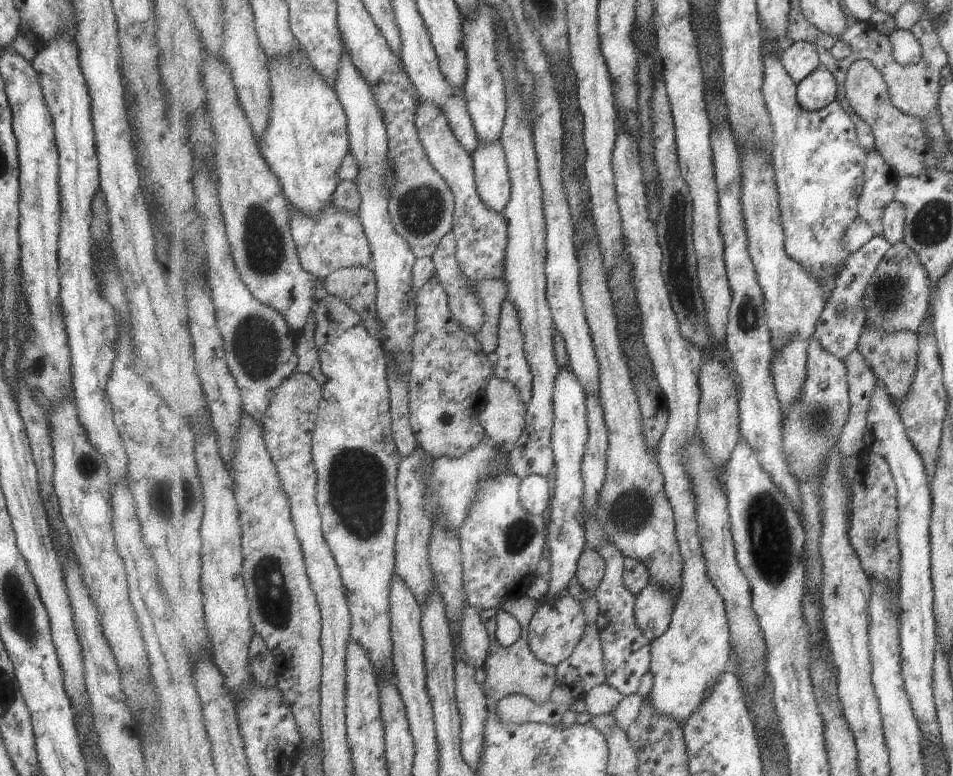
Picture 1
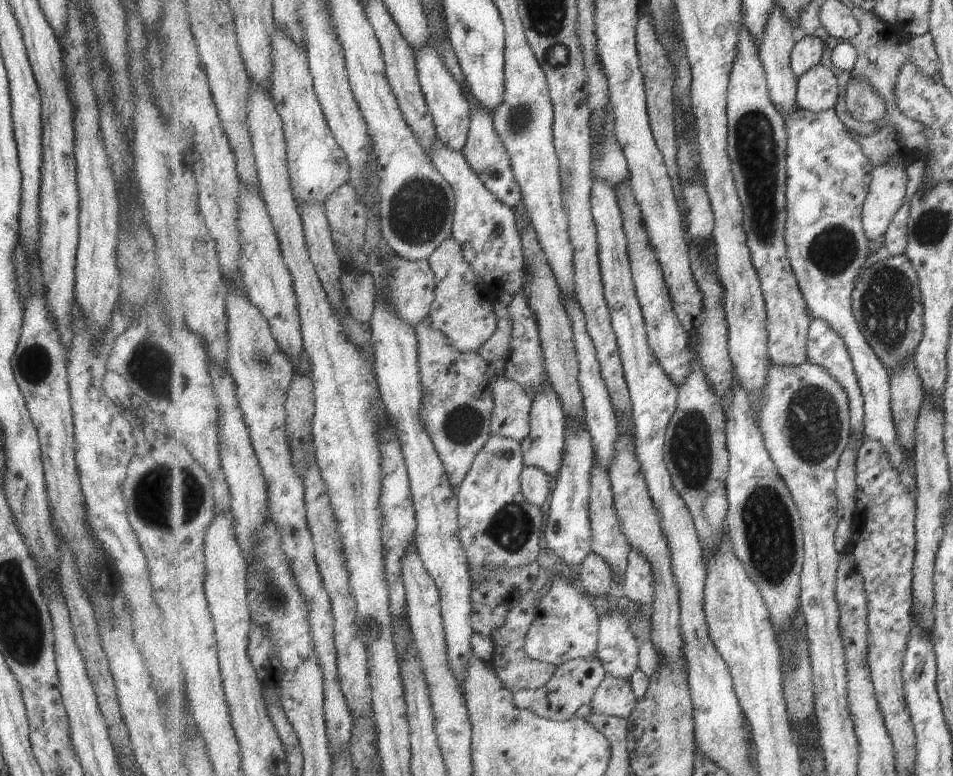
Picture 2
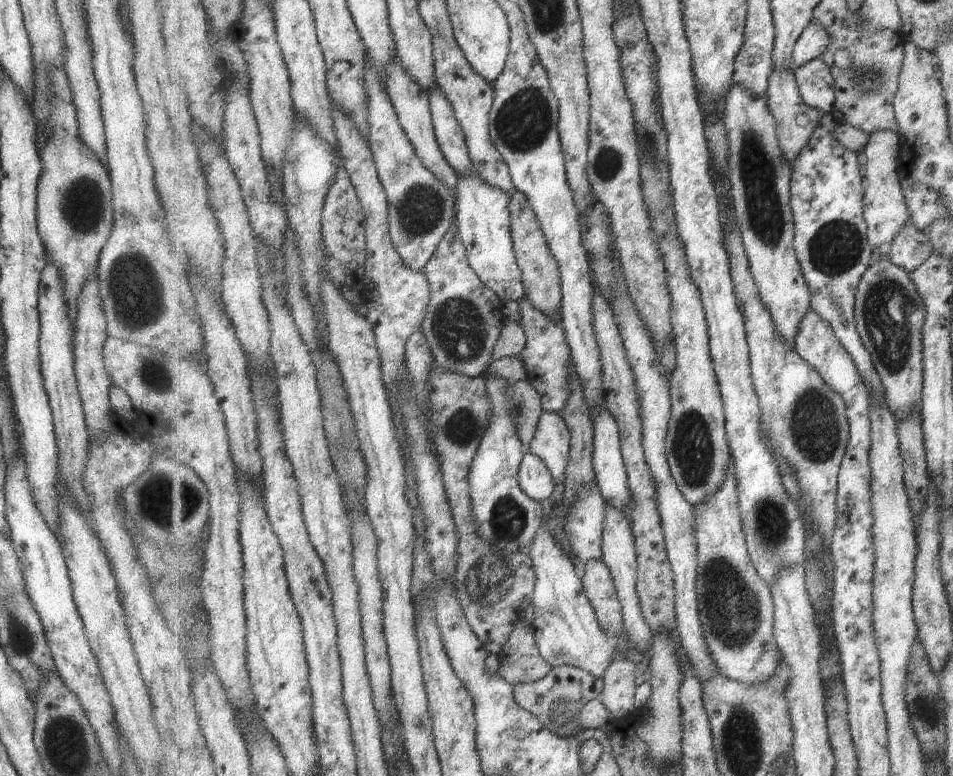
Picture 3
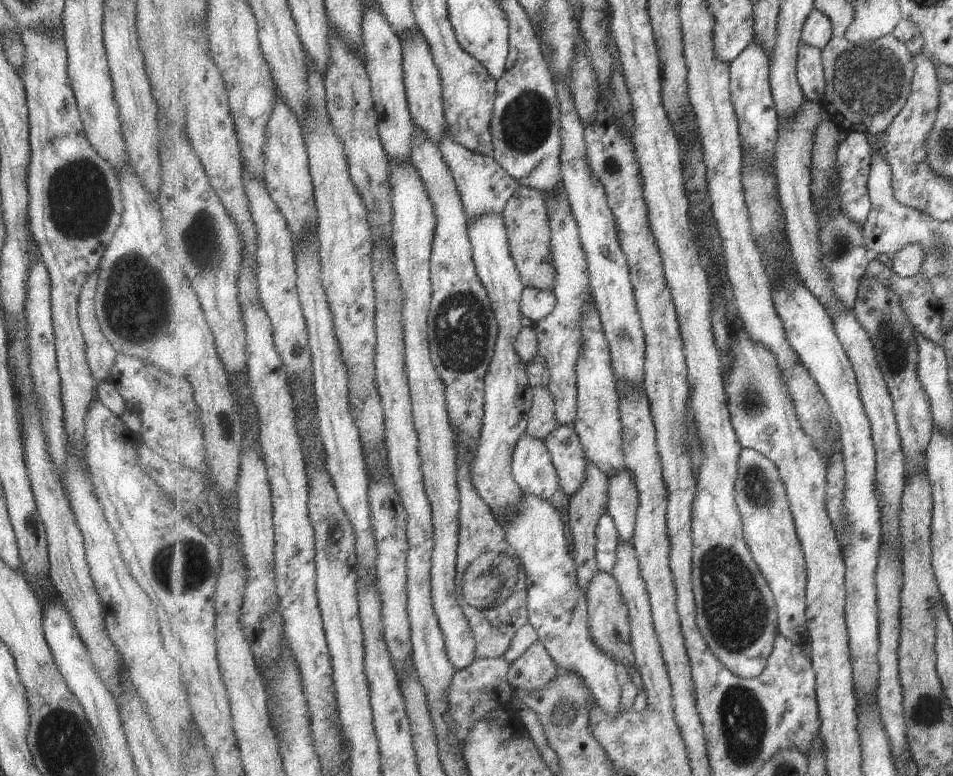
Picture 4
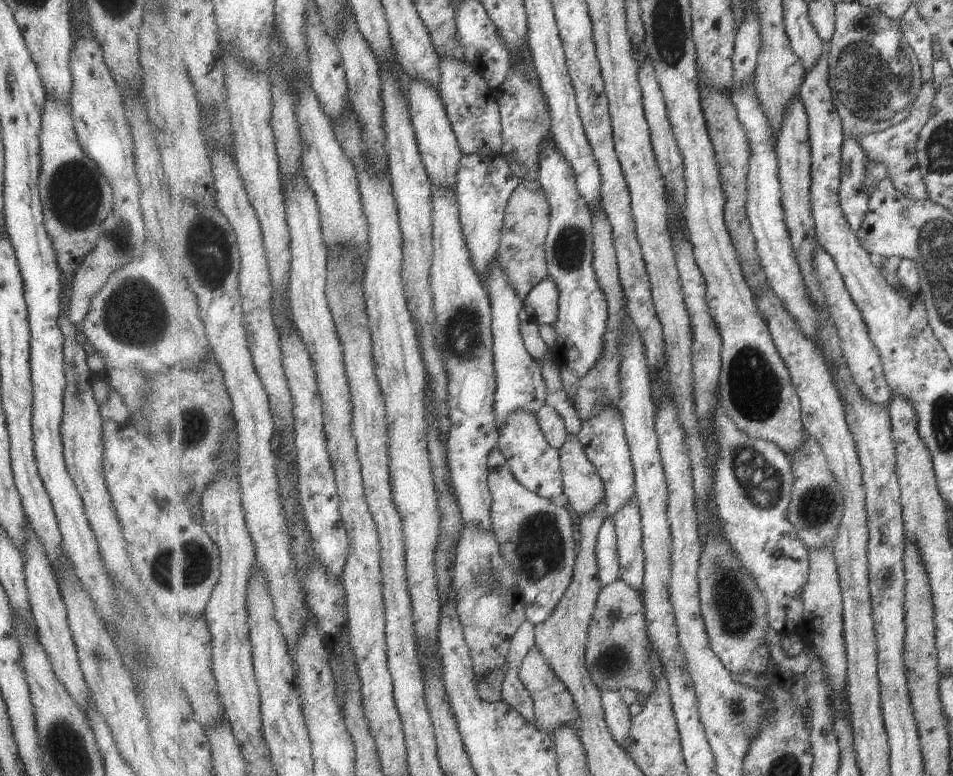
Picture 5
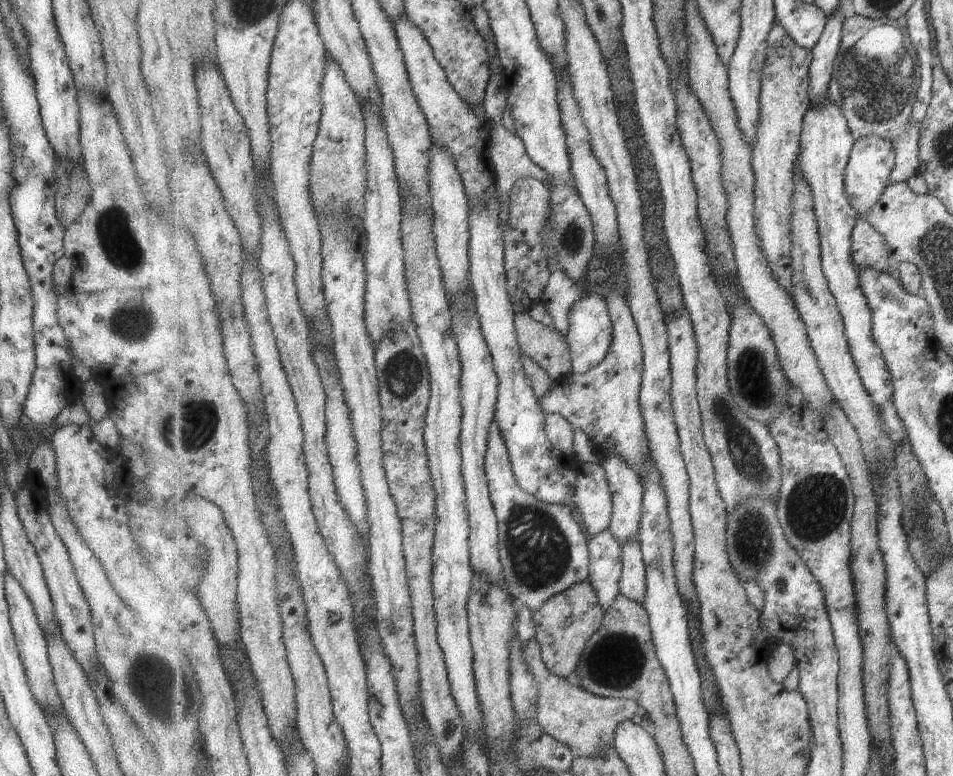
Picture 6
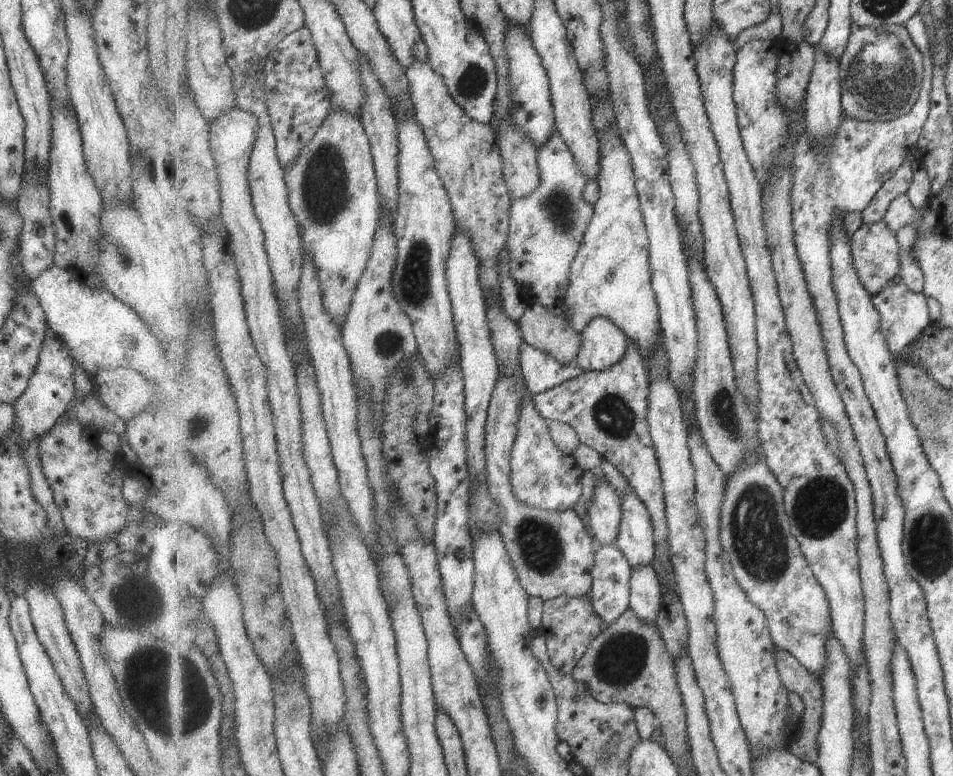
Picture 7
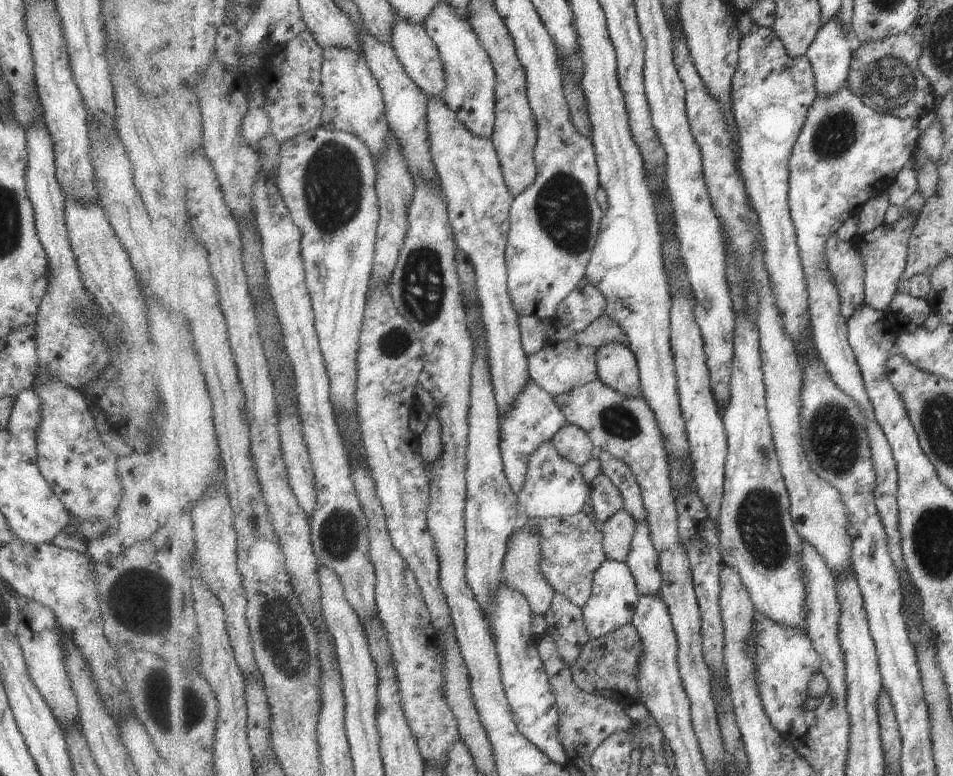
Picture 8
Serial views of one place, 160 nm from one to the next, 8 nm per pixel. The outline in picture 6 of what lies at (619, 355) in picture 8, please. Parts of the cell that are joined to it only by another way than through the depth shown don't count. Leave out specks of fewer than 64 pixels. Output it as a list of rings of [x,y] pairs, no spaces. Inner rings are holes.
[[[586,293],[572,311],[570,331],[565,338],[570,344],[573,373],[585,374],[599,366],[606,359],[614,343],[614,324],[605,298],[595,293]]]

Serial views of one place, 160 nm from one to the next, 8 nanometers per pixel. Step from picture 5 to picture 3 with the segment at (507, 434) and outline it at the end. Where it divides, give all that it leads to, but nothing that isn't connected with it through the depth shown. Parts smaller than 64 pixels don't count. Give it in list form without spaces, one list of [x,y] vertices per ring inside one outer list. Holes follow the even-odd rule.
[[[531,450],[525,452],[518,479],[521,488],[534,501],[543,502],[555,492],[555,480],[546,462]]]

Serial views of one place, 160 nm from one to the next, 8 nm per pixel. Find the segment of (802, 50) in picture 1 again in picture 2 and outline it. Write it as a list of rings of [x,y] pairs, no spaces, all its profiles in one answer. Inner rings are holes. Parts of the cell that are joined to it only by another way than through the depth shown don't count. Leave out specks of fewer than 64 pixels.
[[[800,35],[792,52],[792,68],[800,77],[814,66],[822,64],[826,44],[822,38],[813,35]]]

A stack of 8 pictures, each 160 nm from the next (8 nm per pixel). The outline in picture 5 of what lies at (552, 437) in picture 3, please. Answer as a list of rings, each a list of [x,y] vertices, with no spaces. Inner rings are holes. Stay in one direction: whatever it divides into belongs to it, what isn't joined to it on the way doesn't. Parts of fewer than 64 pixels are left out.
[[[569,435],[563,448],[560,448],[562,460],[562,473],[564,492],[572,508],[584,517],[595,511],[602,503],[606,502],[606,488],[598,468],[586,455],[582,441],[577,435]]]

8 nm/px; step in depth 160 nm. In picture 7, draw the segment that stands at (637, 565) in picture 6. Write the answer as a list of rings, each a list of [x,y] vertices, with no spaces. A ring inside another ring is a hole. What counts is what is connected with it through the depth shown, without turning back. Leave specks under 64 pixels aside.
[[[651,564],[632,568],[630,608],[649,626],[657,627],[663,604],[662,590],[662,584]]]

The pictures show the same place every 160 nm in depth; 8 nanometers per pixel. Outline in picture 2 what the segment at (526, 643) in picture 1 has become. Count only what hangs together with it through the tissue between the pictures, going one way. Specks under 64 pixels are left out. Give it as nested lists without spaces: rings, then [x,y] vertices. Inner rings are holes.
[[[535,588],[535,592],[528,592],[527,596],[523,598],[523,606],[519,606],[515,610],[515,614],[511,614],[511,620],[506,620],[506,623],[493,634],[495,647],[494,658],[491,662],[493,669],[503,681],[503,684],[514,693],[521,689],[537,690],[547,686],[550,680],[554,678],[555,671],[558,670],[555,665],[535,660],[526,651],[527,635],[536,615],[535,596],[537,596],[539,590],[541,588]]]

